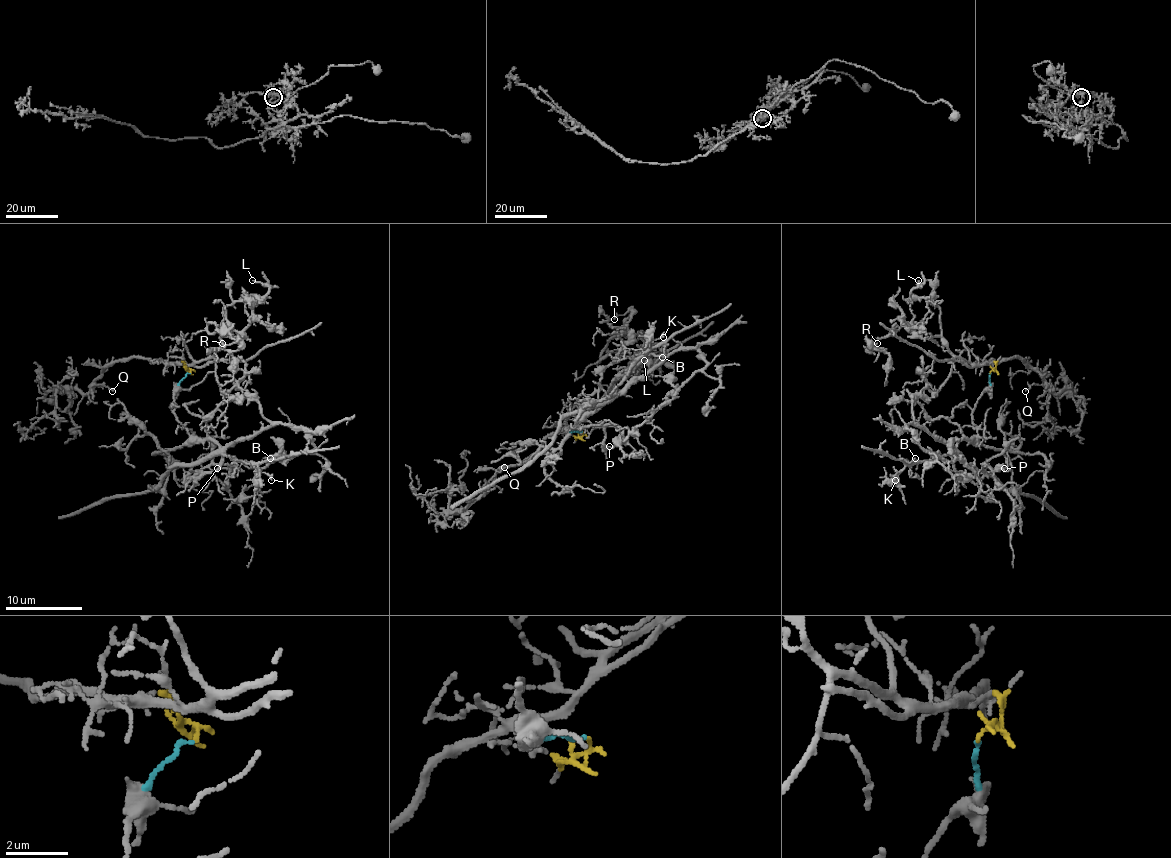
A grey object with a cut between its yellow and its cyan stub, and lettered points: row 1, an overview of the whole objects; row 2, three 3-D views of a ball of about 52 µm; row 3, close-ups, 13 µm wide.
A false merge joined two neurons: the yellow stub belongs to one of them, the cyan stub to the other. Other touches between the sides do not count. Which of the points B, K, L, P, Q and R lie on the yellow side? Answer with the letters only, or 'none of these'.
L, Q, R

